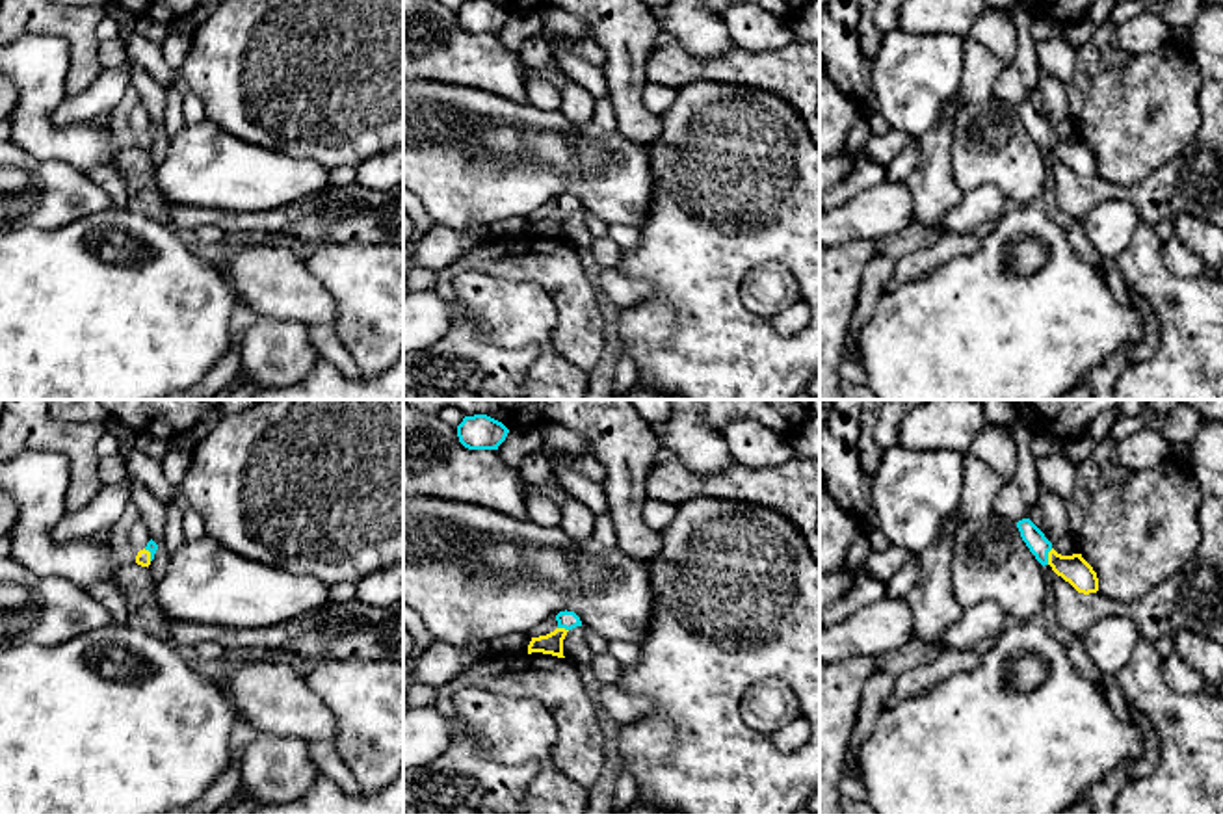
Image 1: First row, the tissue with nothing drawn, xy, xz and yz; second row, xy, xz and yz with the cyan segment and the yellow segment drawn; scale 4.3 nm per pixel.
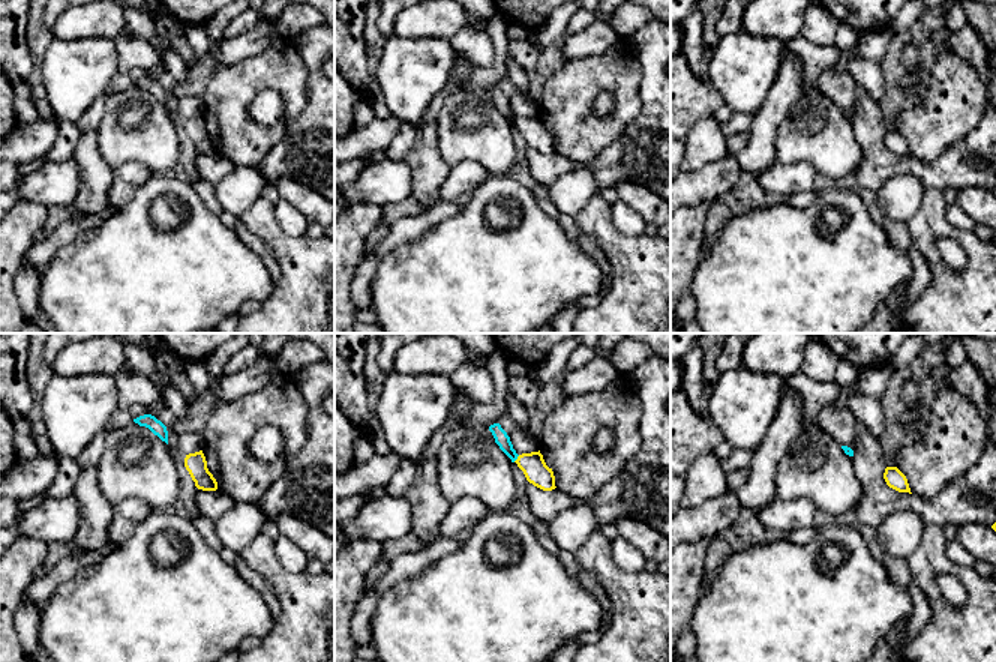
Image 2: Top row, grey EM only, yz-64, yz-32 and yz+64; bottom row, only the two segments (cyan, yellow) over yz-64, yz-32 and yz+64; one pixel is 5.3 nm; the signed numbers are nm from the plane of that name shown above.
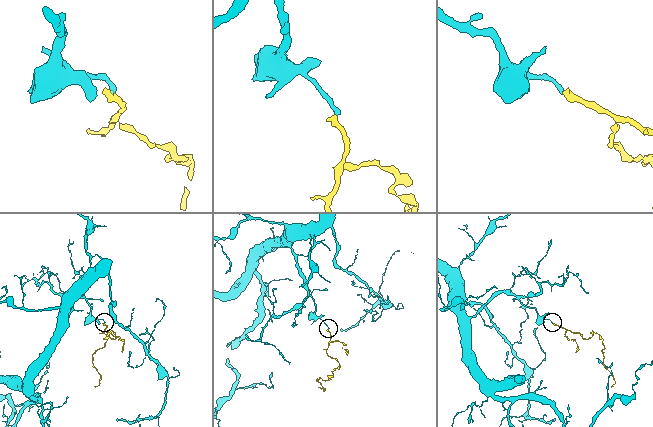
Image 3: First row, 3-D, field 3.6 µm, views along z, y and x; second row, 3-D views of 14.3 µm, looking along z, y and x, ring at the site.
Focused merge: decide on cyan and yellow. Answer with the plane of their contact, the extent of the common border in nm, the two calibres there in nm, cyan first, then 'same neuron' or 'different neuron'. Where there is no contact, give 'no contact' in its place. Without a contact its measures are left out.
yz | 80 nm | 90/120 nm | same neuron

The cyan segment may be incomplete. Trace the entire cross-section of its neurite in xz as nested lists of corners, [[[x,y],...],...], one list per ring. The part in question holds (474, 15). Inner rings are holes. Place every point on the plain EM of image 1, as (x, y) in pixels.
[[[465,0],[457,9],[459,26],[468,33],[498,33],[509,13],[491,0]]]

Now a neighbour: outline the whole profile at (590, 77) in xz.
[[[543,33],[550,43],[552,58],[567,71],[569,78],[587,89],[595,98],[610,95],[606,74],[567,46],[561,46],[563,33]]]

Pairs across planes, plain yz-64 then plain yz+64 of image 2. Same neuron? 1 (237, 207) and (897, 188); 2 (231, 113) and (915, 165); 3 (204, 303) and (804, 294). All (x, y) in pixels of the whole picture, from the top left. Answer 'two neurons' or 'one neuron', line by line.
1: one neuron
2: two neurons
3: one neuron

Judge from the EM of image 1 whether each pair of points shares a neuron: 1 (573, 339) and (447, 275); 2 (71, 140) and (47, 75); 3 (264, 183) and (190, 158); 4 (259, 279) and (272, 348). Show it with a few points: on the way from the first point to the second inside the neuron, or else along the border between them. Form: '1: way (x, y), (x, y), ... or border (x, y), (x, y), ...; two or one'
1: way (567, 298), (538, 268), (517, 262), (487, 262); one
2: way (51, 136), (38, 123), (39, 95); one
3: way (246, 179), (209, 168); one
4: border (259, 315), (300, 320), (309, 326); two

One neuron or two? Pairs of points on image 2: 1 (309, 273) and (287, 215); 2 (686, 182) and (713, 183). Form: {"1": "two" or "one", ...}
{"1": "two", "2": "one"}

